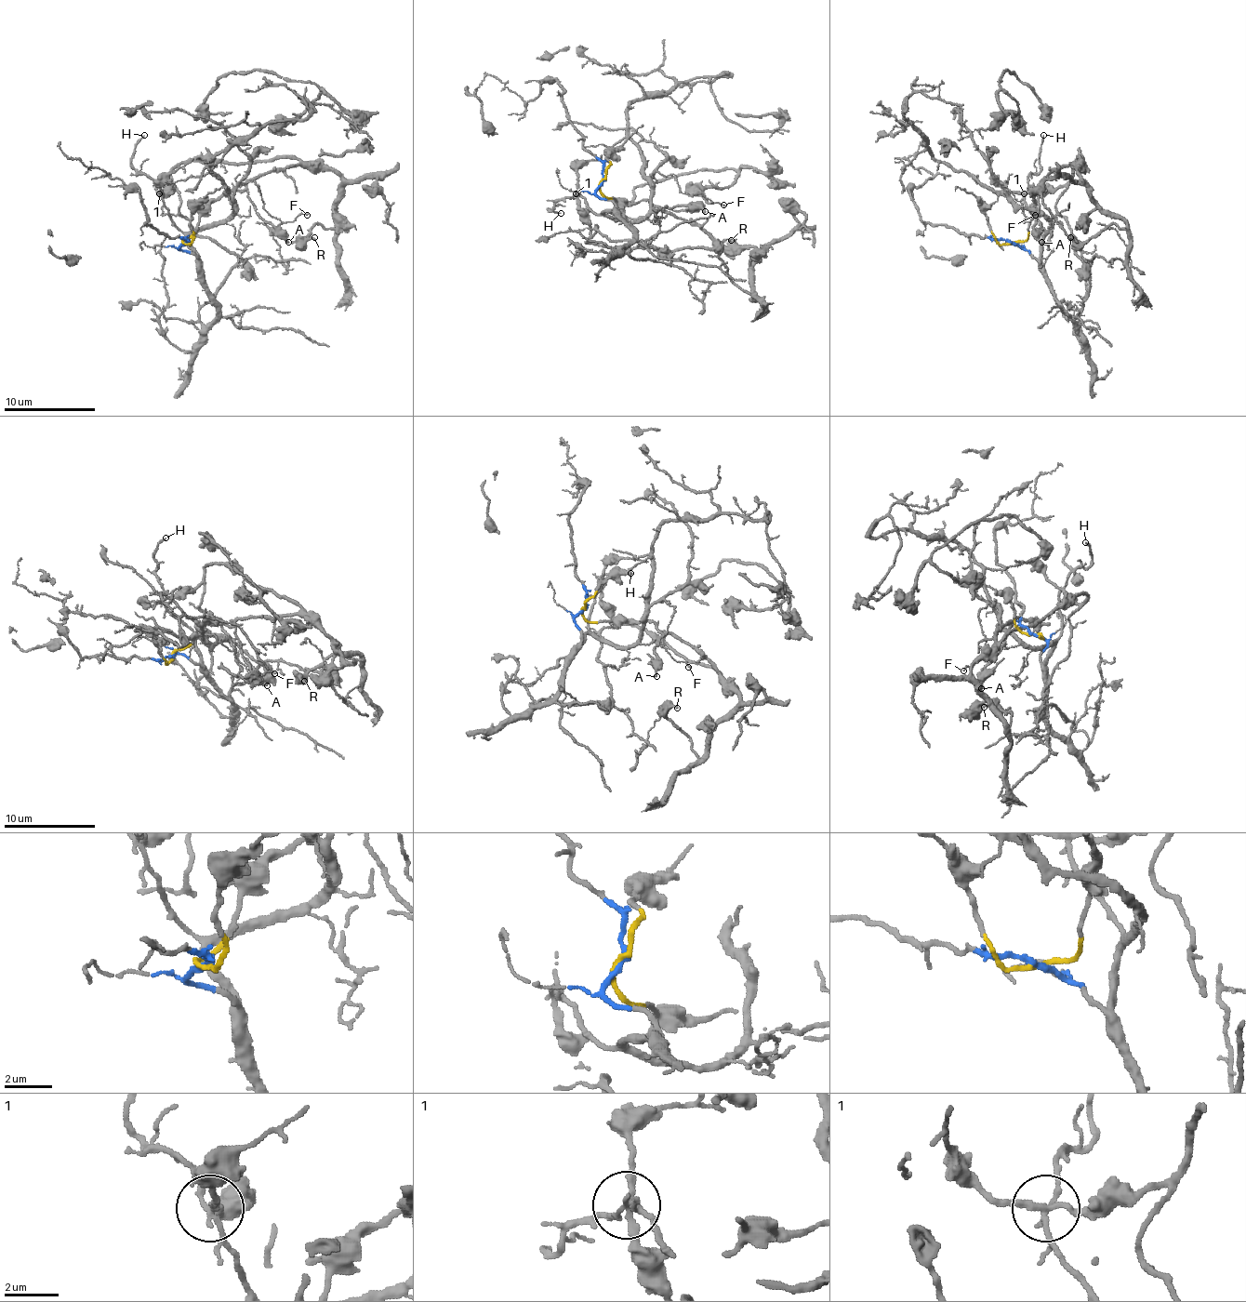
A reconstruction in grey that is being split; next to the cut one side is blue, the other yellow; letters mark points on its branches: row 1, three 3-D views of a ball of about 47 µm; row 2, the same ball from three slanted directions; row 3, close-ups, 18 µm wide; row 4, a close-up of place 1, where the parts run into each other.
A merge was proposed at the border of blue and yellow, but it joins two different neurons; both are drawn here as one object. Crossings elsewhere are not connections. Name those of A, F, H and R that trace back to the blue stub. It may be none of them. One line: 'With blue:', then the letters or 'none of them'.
With blue: F, H

